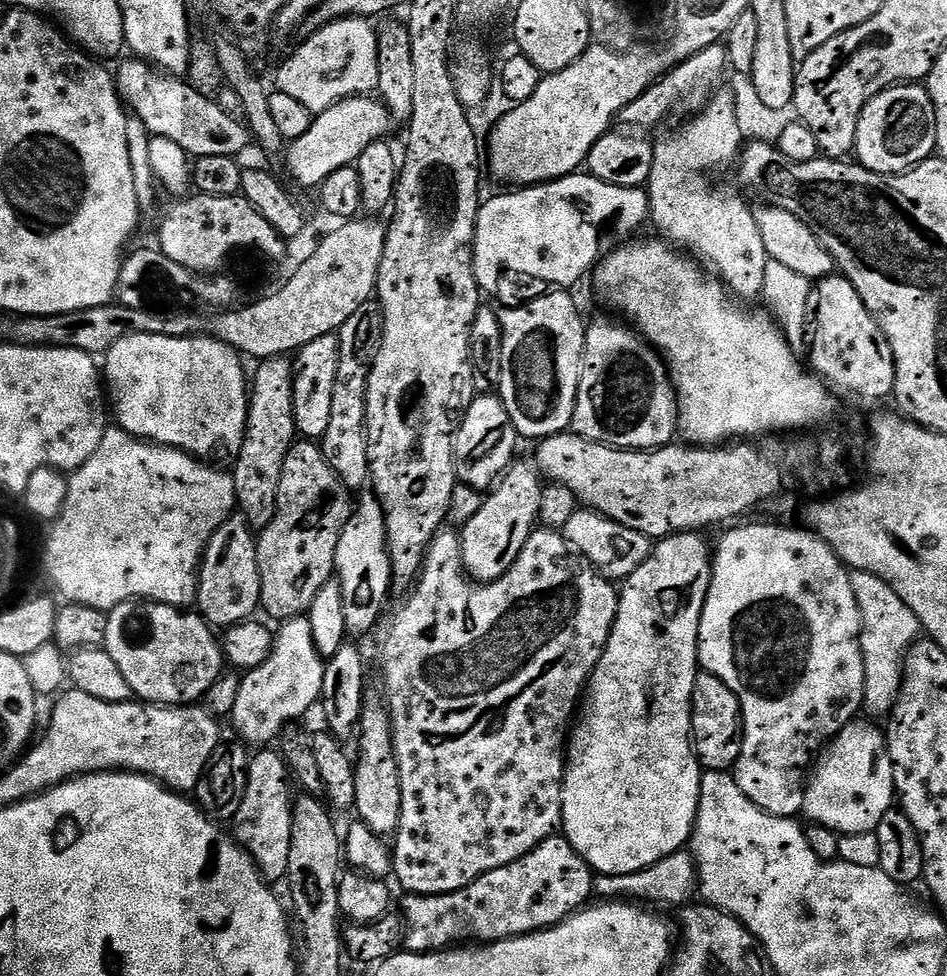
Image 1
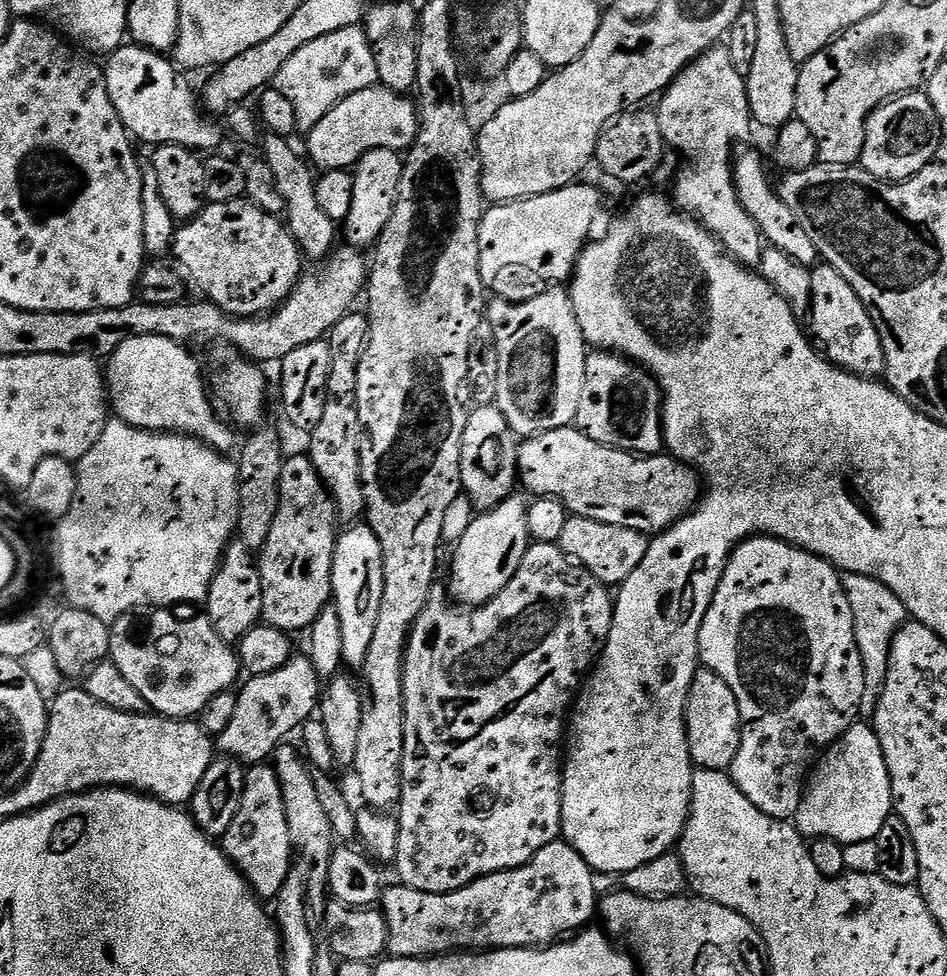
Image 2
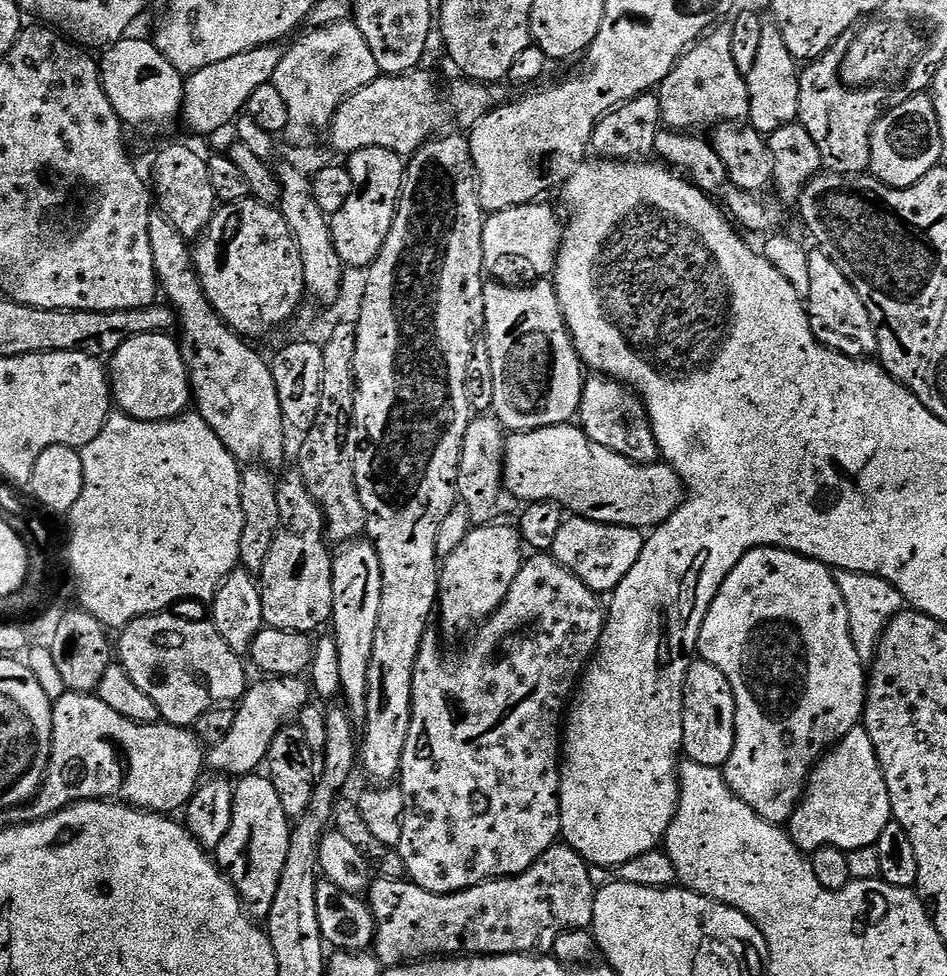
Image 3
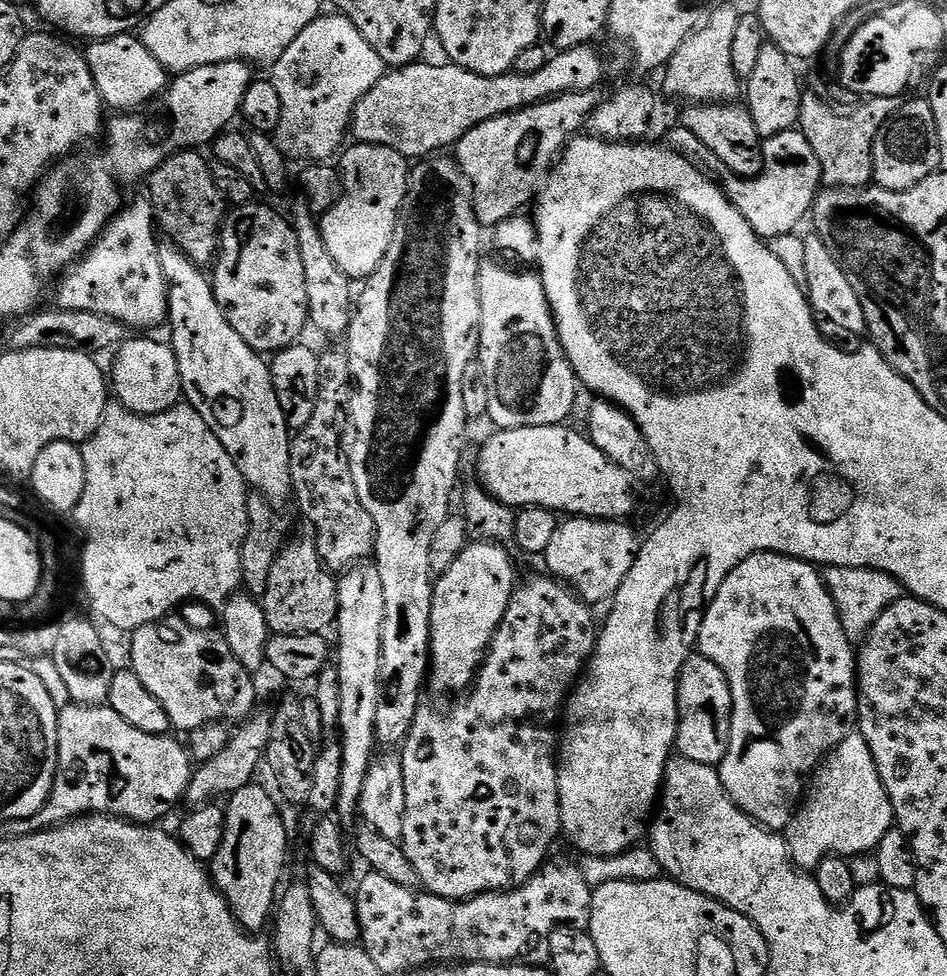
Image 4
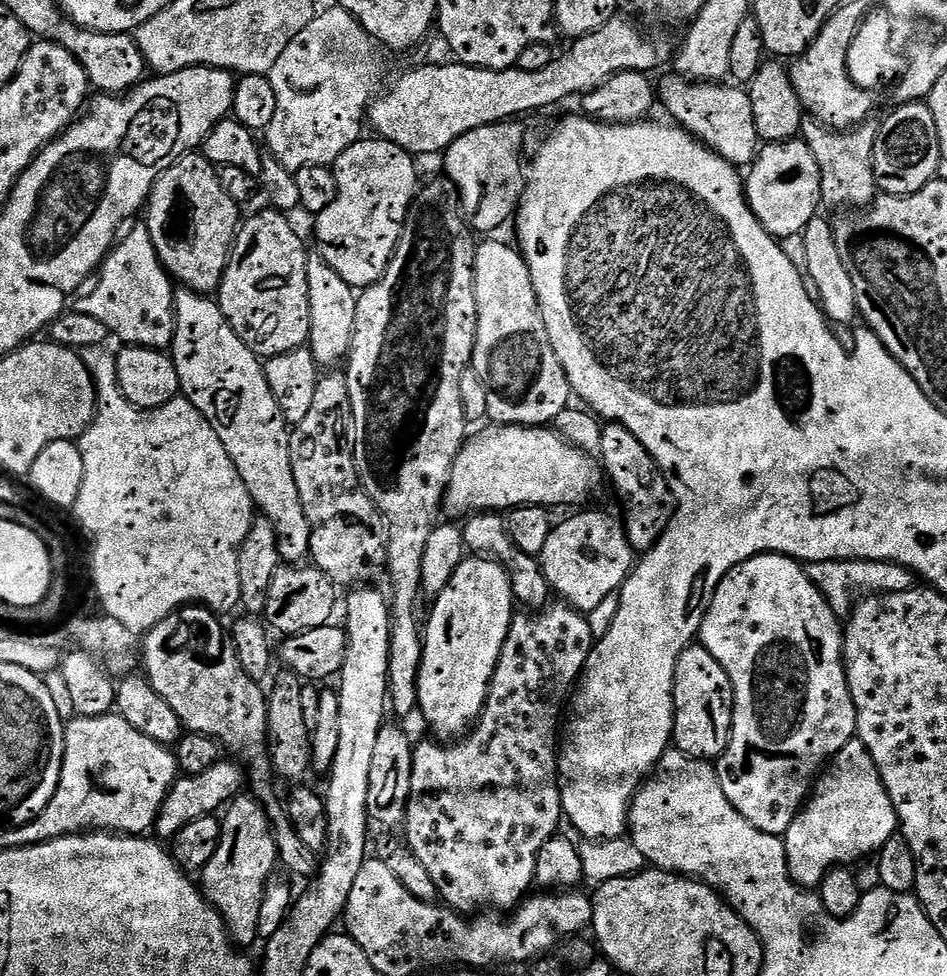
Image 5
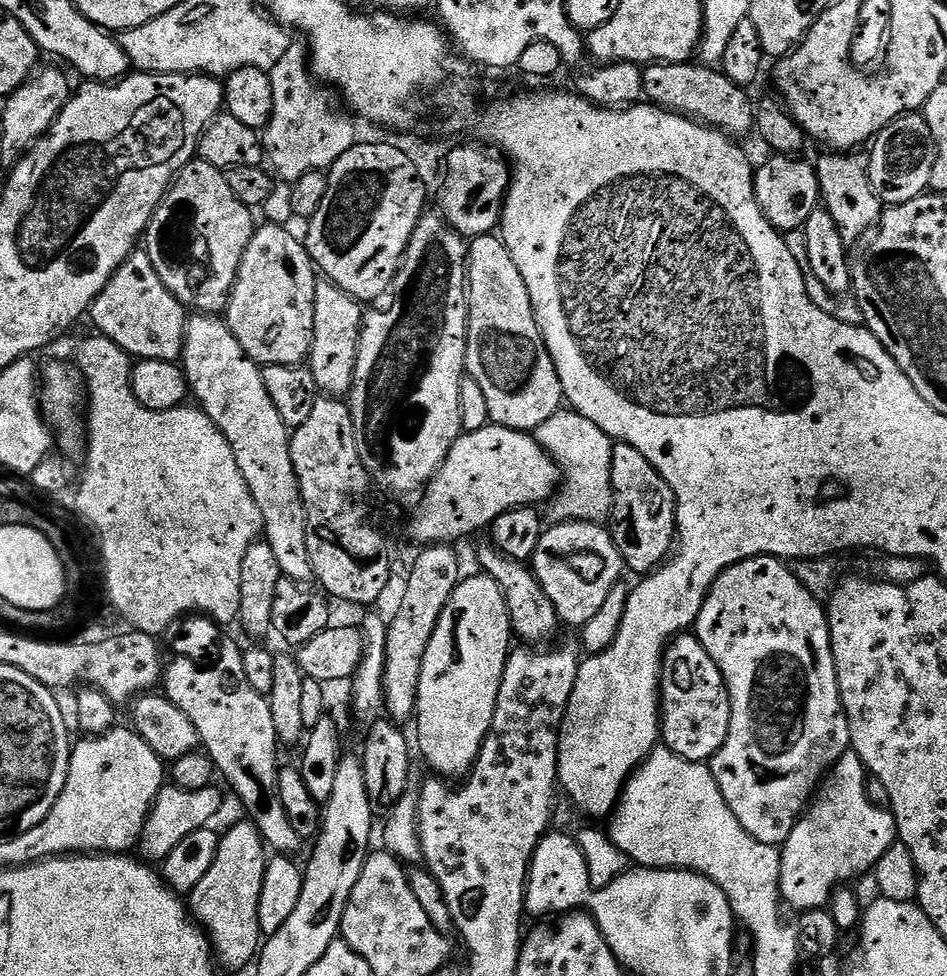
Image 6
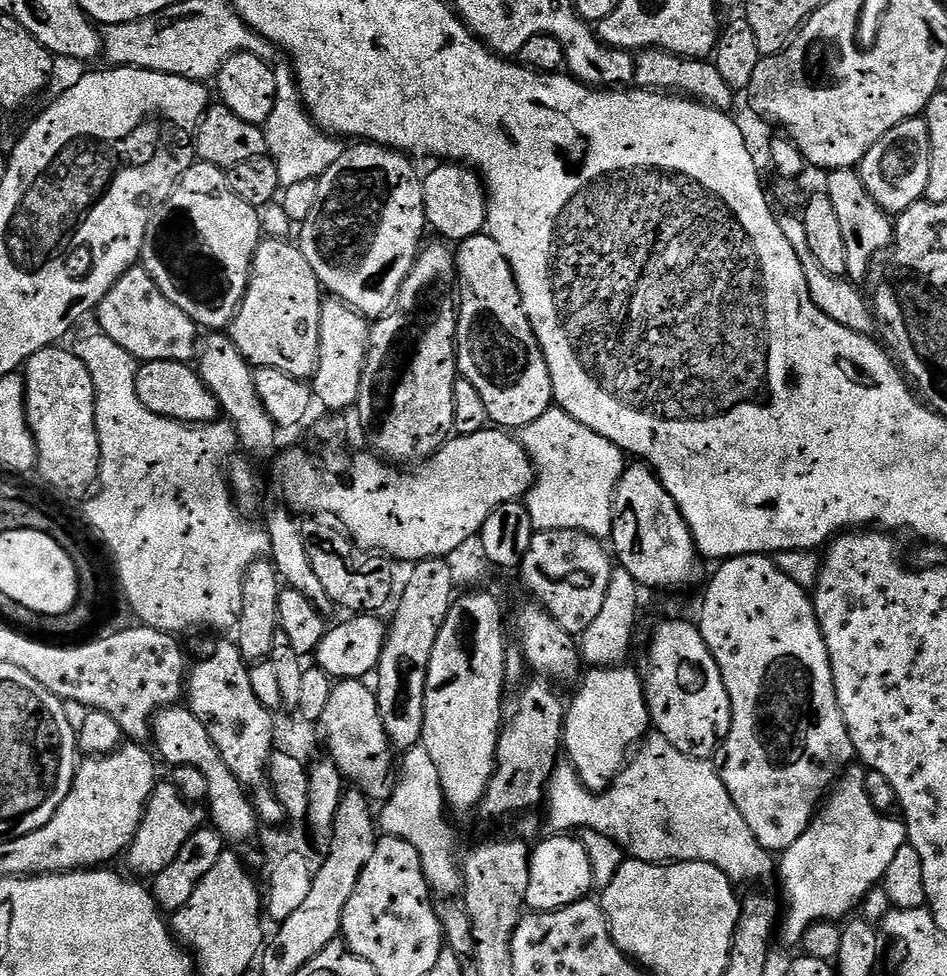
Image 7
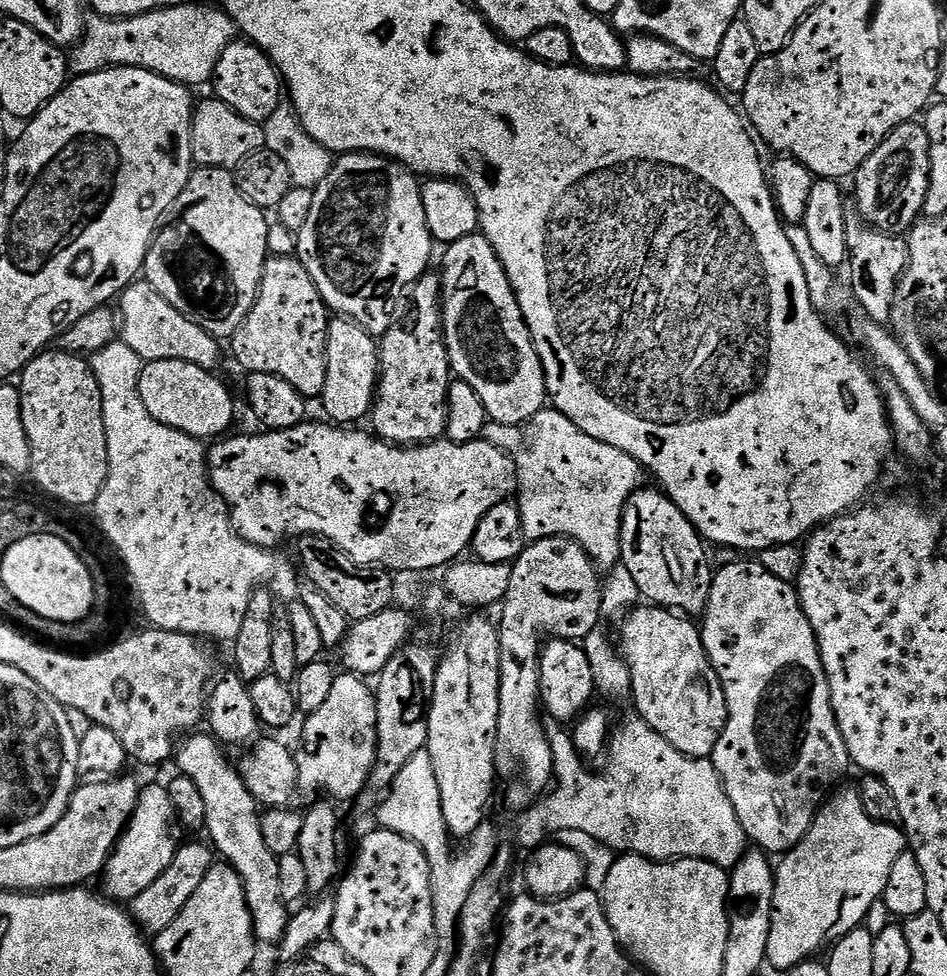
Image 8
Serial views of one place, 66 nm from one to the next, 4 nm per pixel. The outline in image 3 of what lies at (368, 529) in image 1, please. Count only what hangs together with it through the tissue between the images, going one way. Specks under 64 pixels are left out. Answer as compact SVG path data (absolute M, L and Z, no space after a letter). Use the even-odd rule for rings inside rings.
M364 538L341 547L332 561L332 585L334 606L330 628L338 646L342 700L353 721L363 722L366 718L370 654L374 654L374 630L378 630L378 606L382 606L382 566L376 547Z

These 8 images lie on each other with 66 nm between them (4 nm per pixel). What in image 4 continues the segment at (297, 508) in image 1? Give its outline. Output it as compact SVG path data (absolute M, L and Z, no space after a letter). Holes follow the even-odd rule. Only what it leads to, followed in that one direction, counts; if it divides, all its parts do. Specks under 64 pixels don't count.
M315 539L296 540L285 543L281 548L274 566L270 569L270 582L262 597L266 622L269 633L277 636L286 634L306 634L307 632L327 633L335 625L336 616L340 612L338 606L338 580L329 569L325 568L324 560L318 554Z

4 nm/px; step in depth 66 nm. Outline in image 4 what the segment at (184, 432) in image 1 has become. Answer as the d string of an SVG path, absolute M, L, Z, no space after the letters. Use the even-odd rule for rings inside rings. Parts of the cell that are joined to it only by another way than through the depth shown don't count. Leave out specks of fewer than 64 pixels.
M128 338L115 349L114 355L116 361L112 364L112 372L110 368L110 388L123 408L129 412L137 412L139 416L153 416L181 403L178 362L174 358L171 343Z

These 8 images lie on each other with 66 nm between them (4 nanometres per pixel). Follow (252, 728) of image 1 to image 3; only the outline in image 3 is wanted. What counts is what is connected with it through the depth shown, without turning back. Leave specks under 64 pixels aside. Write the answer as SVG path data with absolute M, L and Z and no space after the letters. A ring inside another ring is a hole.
M299 676L264 678L261 684L253 683L235 705L236 717L230 732L207 749L207 767L213 768L213 773L229 778L253 775L259 769L256 767L259 764L261 767L267 761L274 734L278 734L278 730L282 730L293 718L299 717L300 712L309 703L309 681Z

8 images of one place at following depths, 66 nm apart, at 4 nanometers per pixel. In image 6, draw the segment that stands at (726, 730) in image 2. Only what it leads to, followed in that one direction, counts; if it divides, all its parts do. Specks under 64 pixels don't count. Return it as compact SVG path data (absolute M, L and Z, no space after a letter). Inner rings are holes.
M681 634L672 638L672 643L664 649L664 667L660 669L660 723L662 725L662 744L674 754L697 762L711 761L722 750L726 734L730 730L730 698L728 687L722 674L706 654L702 642L694 634Z

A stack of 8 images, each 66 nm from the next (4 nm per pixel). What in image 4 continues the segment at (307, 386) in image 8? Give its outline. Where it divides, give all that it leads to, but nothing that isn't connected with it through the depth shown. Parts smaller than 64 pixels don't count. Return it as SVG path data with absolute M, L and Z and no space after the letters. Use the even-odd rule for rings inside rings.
M259 202L233 207L224 217L220 246L210 279L230 326L242 334L242 342L246 342L254 351L275 354L301 339L300 331L304 324L306 328L309 323L306 273L302 270L302 250L298 250L298 238L287 215L279 216L274 209Z

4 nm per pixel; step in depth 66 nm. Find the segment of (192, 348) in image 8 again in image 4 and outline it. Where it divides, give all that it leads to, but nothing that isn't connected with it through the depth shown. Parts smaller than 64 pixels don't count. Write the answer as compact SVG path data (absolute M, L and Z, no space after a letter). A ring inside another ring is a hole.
M144 198L130 204L121 207L116 217L104 227L87 255L63 273L61 284L56 288L55 307L90 310L90 314L102 314L122 322L128 330L156 328L167 321L168 283L162 274L152 202Z

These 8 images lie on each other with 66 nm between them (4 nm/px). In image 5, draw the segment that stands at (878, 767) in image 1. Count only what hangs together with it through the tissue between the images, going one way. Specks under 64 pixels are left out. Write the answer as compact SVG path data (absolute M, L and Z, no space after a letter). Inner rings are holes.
M854 738L846 742L846 746L842 746L842 750L838 750L838 754L834 754L828 761L803 809L794 818L790 830L782 837L792 880L802 888L815 889L832 868L852 866L855 865L853 864L855 860L860 862L879 853L881 846L891 836L897 835L897 832L896 811L890 802L890 794L878 774L878 766L874 766L874 758L870 758L870 750L866 750L866 746L859 738Z

